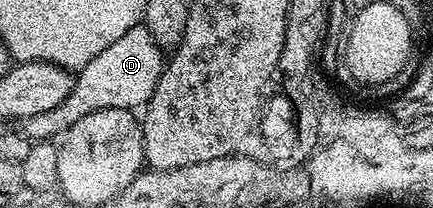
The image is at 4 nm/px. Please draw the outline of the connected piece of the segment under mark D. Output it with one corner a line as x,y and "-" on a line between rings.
144,25
128,29
124,37
112,41
108,49
96,53
88,65
77,72
74,87
56,105
56,109
48,109
48,113
36,113
36,117
24,120
24,134
31,141
50,141
65,135
80,117
88,117
88,113
96,113
100,109
131,109
141,108
152,97
156,89
156,81
160,81
160,73
164,66
164,52
156,45
150,30

